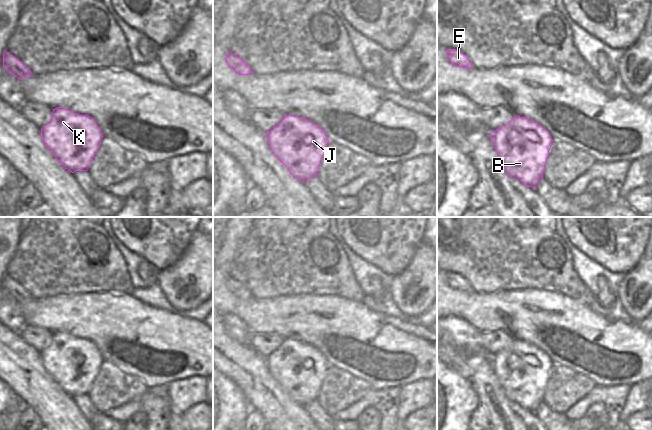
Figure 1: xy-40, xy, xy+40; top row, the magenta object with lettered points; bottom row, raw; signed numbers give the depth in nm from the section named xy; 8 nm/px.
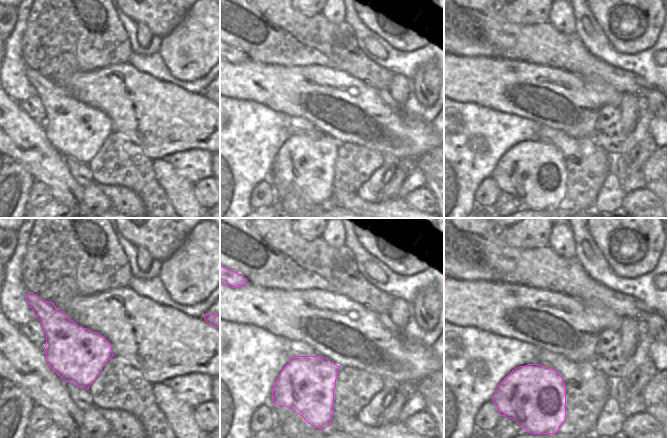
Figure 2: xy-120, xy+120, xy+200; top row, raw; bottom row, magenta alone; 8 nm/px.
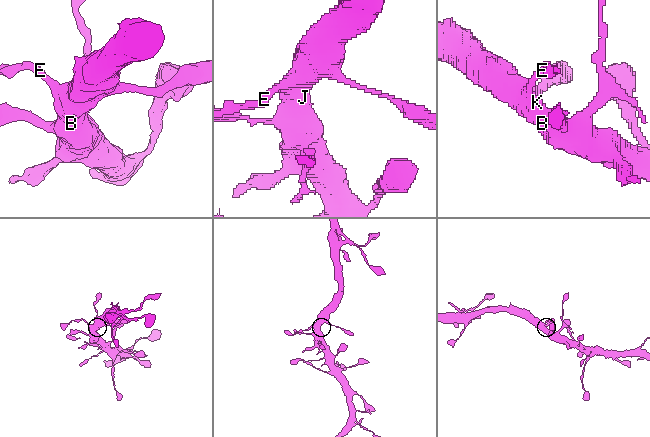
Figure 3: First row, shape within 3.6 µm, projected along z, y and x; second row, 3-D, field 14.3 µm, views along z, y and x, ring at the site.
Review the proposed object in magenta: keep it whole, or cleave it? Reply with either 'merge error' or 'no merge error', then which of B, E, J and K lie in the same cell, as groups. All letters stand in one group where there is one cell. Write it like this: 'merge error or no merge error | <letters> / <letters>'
no merge error | B E J K

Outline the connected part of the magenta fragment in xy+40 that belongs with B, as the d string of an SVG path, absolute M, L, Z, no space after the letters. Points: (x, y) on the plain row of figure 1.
M515 339L489 360L507 398L535 412L543 403L553 366L549 356L538 347Z

